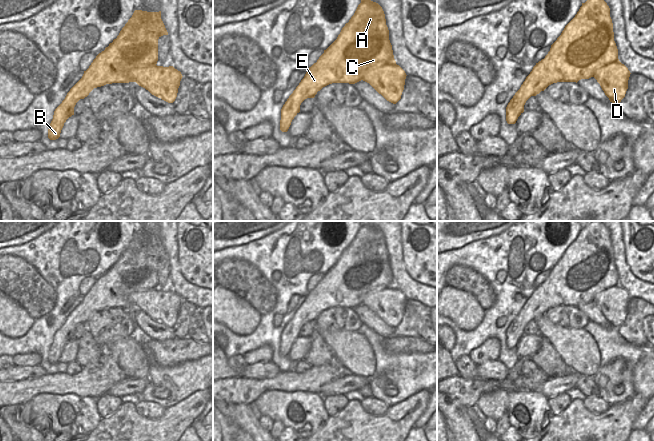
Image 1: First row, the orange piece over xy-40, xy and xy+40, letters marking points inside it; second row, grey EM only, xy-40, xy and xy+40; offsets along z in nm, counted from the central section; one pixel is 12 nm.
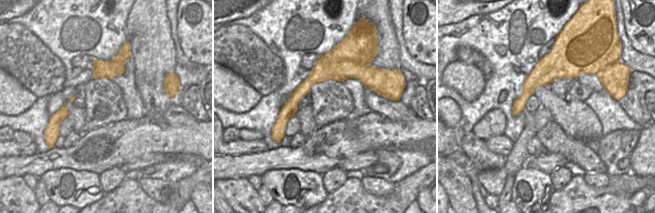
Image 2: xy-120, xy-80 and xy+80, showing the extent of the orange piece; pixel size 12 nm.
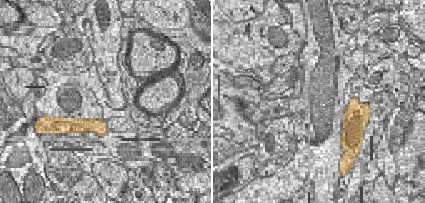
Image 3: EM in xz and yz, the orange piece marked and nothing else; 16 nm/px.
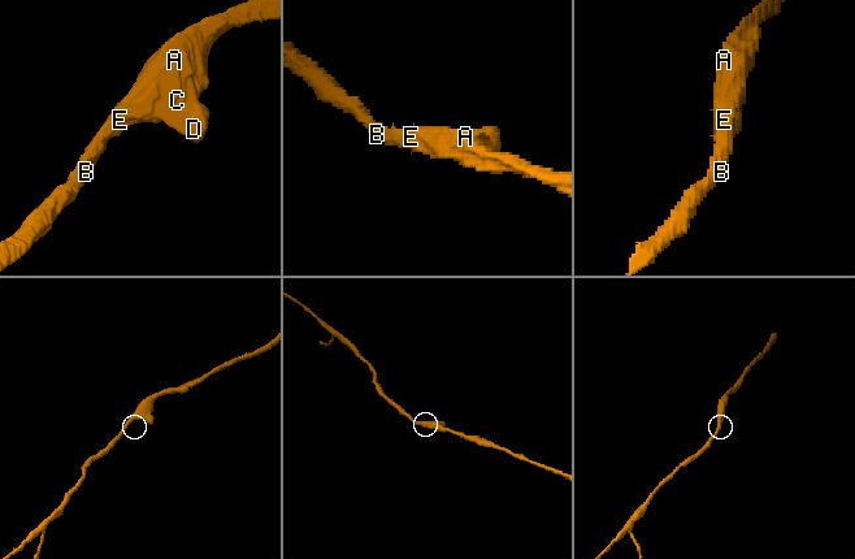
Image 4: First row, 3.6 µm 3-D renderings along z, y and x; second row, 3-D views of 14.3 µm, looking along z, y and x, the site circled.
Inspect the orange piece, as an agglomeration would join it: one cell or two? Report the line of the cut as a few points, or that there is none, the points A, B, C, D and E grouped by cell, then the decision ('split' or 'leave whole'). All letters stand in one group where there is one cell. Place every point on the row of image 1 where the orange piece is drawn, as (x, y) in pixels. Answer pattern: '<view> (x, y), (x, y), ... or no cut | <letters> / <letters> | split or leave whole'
no cut | A B C D E | leave whole

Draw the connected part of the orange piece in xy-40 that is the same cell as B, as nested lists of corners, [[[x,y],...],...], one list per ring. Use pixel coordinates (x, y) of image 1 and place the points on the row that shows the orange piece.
[[[135,10],[116,39],[99,53],[82,78],[55,109],[48,138],[56,140],[74,107],[97,87],[112,83],[136,82],[152,95],[173,103],[182,79],[173,66],[157,66],[158,39],[168,35],[161,11]]]

